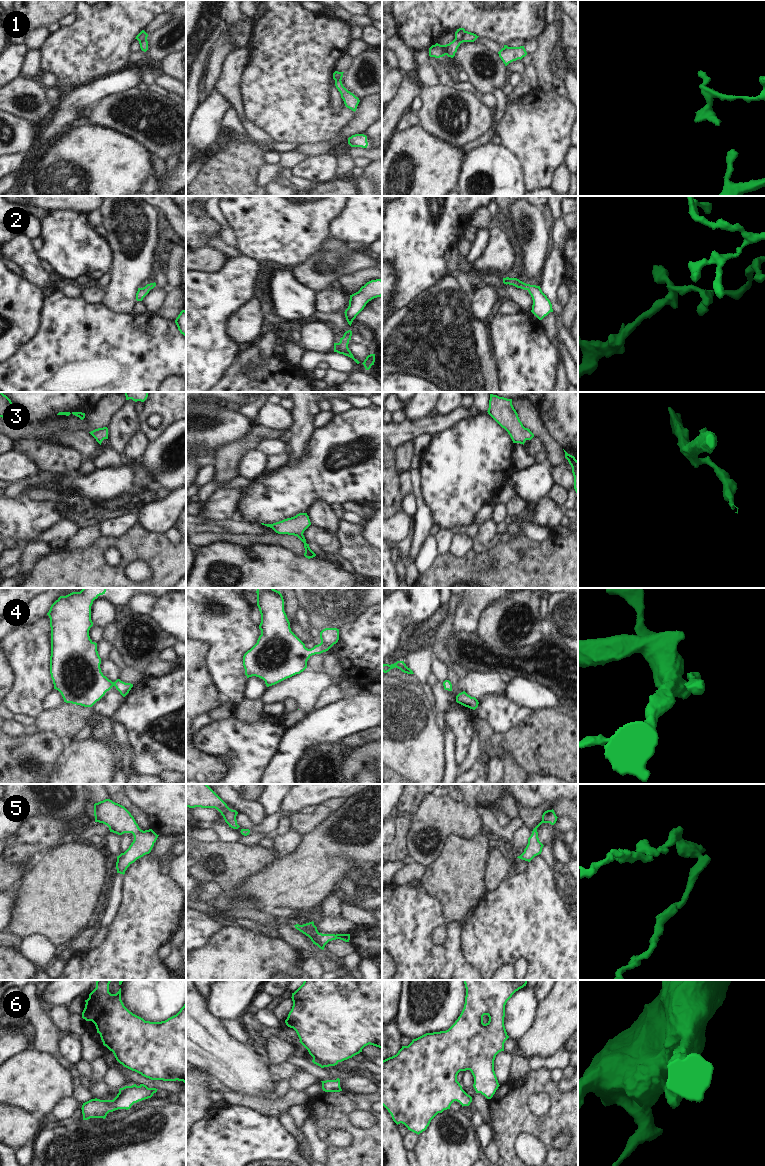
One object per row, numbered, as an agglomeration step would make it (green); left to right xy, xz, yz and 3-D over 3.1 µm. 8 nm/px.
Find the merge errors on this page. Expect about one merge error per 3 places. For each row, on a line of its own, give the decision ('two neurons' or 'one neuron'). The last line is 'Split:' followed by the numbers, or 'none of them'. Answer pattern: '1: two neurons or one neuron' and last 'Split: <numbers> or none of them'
1: two neurons
2: one neuron
3: one neuron
4: one neuron
5: one neuron
6: one neuron
Split: 1

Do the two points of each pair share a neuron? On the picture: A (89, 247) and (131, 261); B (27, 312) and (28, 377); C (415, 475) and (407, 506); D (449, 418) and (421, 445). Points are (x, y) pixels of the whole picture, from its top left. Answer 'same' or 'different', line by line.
A: different
B: different
C: different
D: different

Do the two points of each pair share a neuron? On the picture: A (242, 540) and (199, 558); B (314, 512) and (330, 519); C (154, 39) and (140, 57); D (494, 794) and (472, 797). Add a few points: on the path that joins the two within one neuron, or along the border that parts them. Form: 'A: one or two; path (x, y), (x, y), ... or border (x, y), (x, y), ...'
A: two; border (209, 544), (236, 543), (253, 557)
B: one; path (318, 513), (326, 519)
C: one; path (154, 44), (154, 47), (145, 56)
D: one; path (489, 794), (477, 794)

